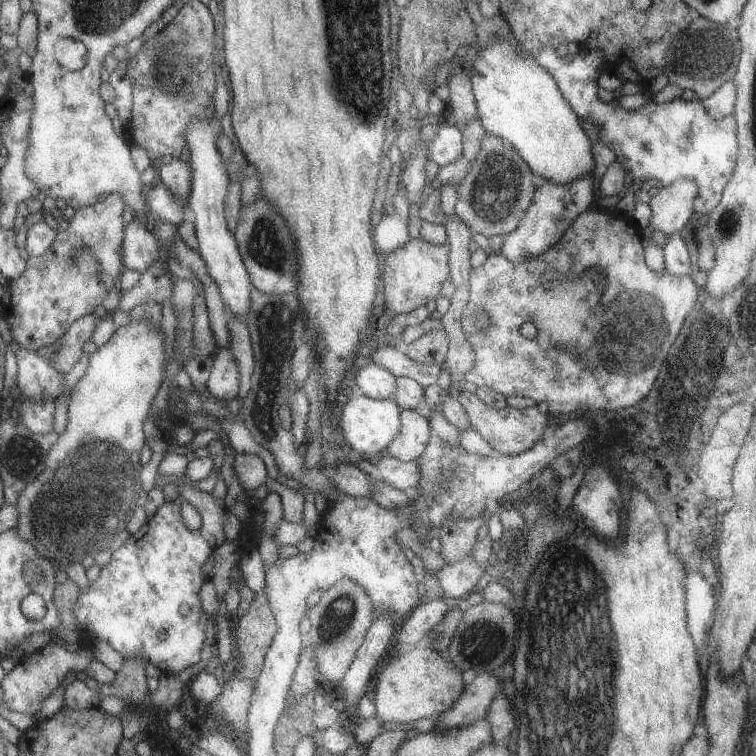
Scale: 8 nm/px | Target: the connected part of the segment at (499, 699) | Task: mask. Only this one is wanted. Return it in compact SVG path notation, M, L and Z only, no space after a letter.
M499 694L491 700L491 704L487 708L485 722L489 724L491 740L497 746L505 744L505 738L509 740L511 732L515 730L515 718L513 718L513 712L511 712L511 706L513 706L513 702L509 702L503 694Z

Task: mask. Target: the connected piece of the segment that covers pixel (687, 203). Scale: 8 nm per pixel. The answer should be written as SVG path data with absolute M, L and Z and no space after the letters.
M675 178L675 182L661 188L649 200L649 208L651 208L649 226L653 228L653 232L657 230L665 236L673 232L681 232L693 214L695 194L697 194L697 186L695 182L691 182L691 178Z

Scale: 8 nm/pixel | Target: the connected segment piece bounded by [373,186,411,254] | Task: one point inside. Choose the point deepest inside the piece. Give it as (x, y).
(393, 232)

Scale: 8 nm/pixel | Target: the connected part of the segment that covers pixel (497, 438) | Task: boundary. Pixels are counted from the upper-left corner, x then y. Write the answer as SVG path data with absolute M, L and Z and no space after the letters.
M461 392L457 402L461 404L469 426L493 448L493 454L501 454L501 456L513 456L513 454L521 454L525 450L529 450L531 446L535 446L549 430L547 424L547 414L541 414L537 410L537 406L529 406L529 408L511 408L511 406L487 406L485 402L481 402L475 394L471 392Z

